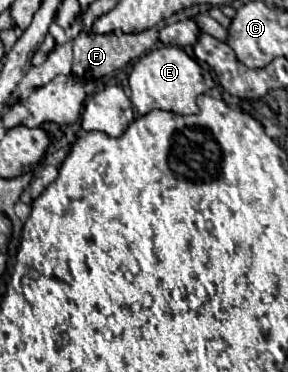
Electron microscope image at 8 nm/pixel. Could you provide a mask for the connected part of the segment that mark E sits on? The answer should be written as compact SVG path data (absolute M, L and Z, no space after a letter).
M161 46L157 50L147 52L133 64L129 74L129 86L131 102L139 114L147 114L155 108L177 114L197 114L199 108L195 100L199 94L205 94L209 88L213 88L213 78L183 48Z

